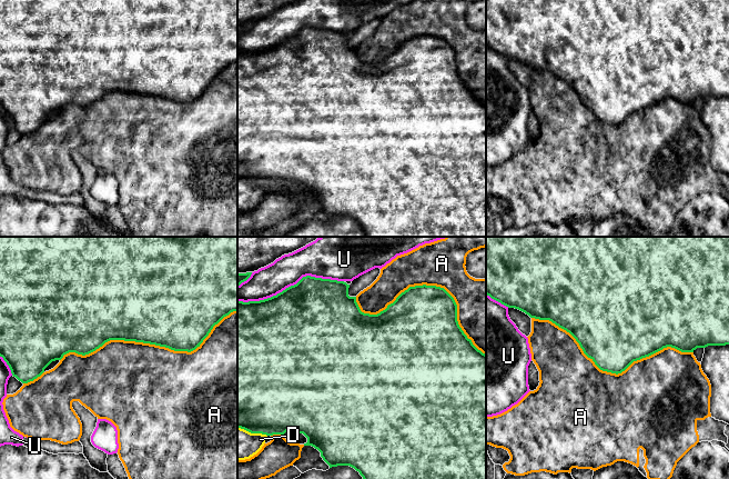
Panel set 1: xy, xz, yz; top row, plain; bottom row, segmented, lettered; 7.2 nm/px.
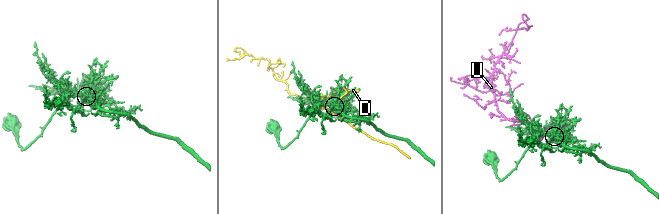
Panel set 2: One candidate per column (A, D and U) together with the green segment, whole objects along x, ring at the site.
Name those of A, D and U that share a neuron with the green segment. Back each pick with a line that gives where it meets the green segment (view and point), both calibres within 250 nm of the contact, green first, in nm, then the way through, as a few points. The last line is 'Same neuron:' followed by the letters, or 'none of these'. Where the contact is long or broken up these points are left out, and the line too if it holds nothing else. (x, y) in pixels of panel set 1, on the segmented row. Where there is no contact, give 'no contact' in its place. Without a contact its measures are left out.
Same neuron: none of these

